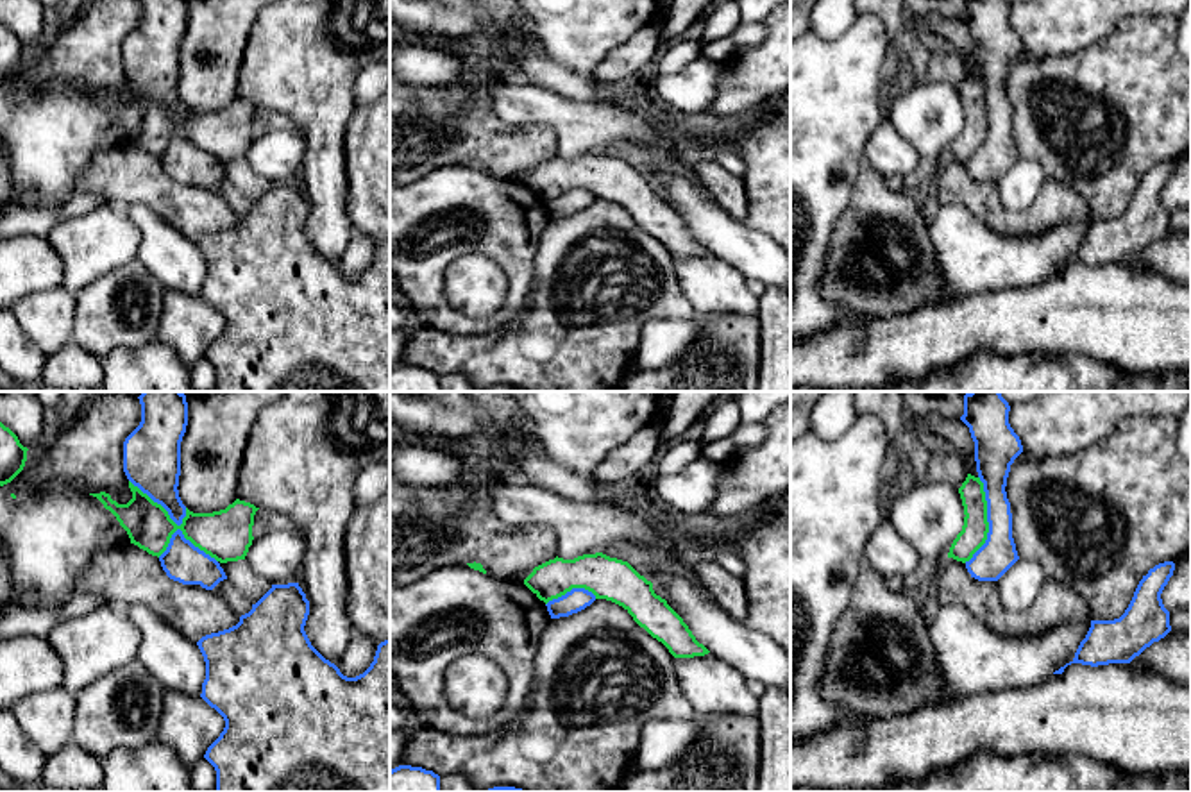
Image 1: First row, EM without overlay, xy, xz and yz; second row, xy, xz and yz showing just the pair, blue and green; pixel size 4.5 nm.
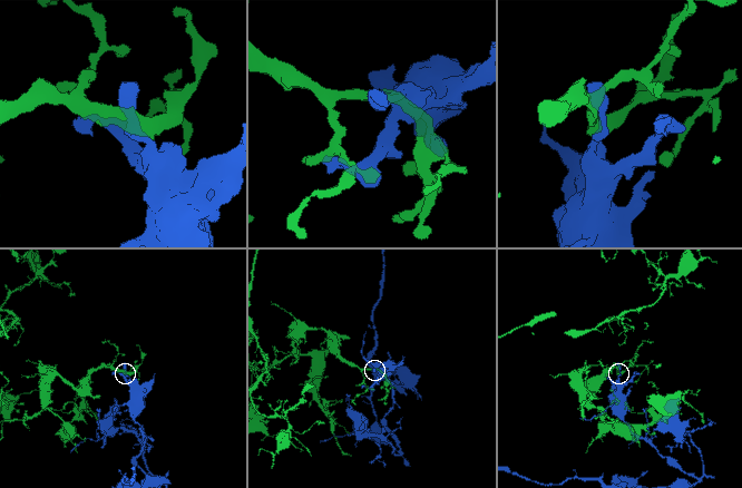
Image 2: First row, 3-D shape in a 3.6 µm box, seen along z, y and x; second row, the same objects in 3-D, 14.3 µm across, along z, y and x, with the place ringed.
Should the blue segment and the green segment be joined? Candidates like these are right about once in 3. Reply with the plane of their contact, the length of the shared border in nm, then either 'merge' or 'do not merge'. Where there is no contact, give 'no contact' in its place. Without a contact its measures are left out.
contact in xy; length 550 nm; do not merge

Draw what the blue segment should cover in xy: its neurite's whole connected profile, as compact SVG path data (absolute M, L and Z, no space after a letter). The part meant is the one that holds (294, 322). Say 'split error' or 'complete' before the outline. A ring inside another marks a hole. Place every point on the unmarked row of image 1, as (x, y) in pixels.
complete | M299 182L272 184L252 204L252 209L240 216L236 225L206 234L197 241L206 261L206 279L200 297L225 320L224 331L204 354L216 370L215 392L390 392L390 238L377 245L374 261L363 274L347 277L311 245L304 231L308 215L309 200Z

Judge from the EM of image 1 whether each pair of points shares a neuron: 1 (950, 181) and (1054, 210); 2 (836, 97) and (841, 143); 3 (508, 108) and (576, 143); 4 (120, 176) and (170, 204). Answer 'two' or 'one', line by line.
1: one
2: one
3: one
4: one

